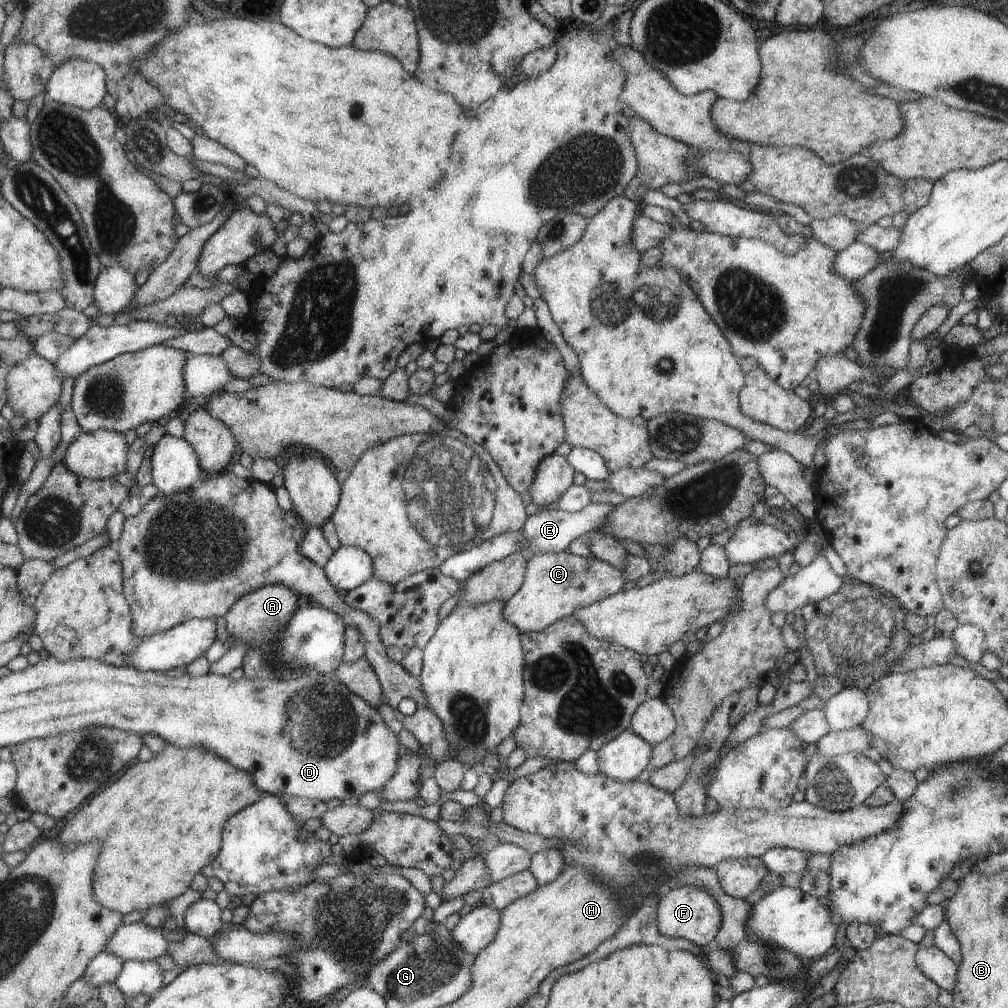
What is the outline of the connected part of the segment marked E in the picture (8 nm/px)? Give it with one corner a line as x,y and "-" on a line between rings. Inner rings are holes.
590,502
587,506
574,513
568,513
559,509
549,509
548,507
543,507
540,510
537,509
535,513
528,515
527,520
521,528
524,532
526,548
517,552
521,553
526,560
529,560
534,554
540,552
565,551
571,540
585,536
590,531
601,527
607,520
608,514
613,510
613,507
611,503

